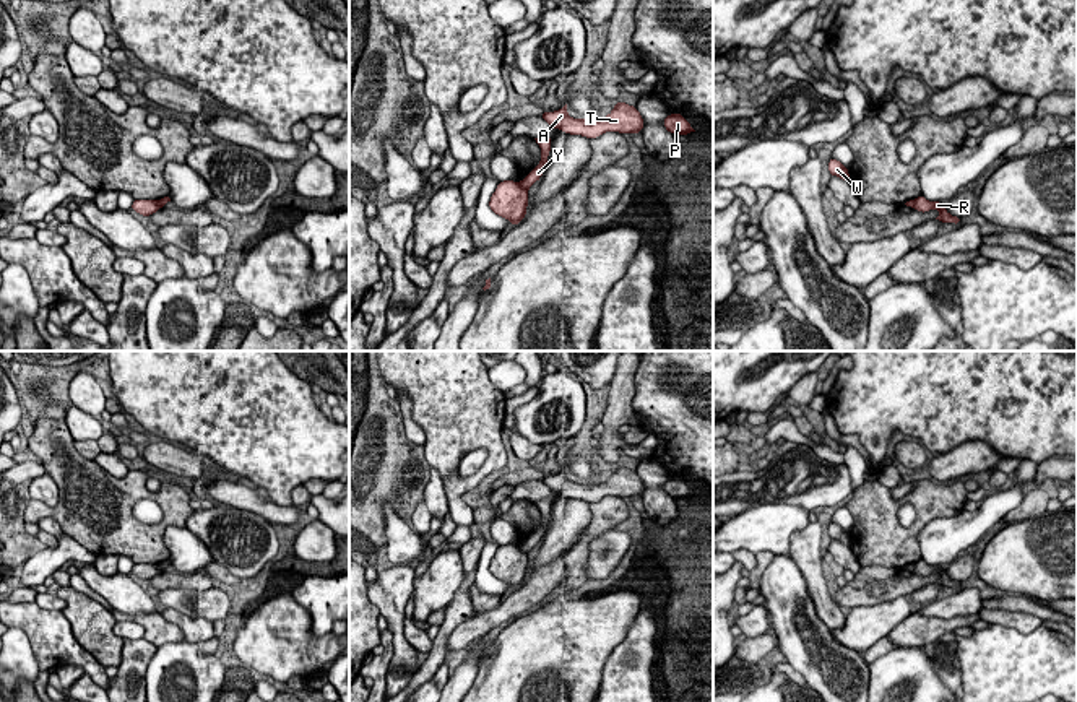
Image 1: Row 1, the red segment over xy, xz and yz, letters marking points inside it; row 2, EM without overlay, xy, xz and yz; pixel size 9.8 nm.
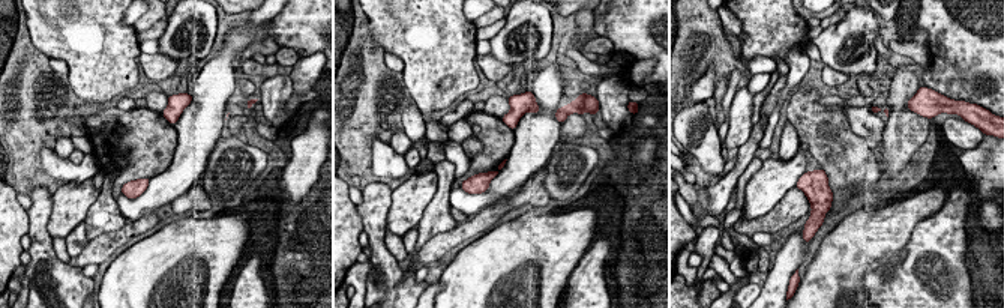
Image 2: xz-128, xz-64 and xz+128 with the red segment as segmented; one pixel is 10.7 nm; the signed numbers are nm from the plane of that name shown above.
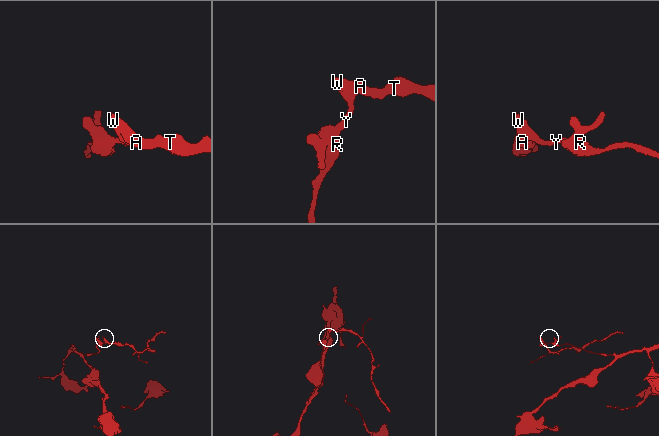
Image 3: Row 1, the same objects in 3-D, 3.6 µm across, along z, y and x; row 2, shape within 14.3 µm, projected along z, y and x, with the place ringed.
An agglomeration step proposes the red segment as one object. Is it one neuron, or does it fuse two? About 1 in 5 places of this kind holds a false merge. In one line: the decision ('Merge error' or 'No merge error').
Merge error

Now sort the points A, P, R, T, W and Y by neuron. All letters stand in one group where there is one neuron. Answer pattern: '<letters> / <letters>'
A P T W Y / R

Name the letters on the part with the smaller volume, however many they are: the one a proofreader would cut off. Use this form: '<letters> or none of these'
A, P, T, W, Y

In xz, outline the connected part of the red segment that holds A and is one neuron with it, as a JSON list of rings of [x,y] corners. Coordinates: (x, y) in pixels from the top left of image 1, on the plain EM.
[[[616,466],[612,476],[601,484],[573,483],[567,478],[567,468],[554,476],[541,476],[541,481],[564,497],[586,502],[598,502],[604,496],[640,497],[645,489],[637,471],[625,466]]]

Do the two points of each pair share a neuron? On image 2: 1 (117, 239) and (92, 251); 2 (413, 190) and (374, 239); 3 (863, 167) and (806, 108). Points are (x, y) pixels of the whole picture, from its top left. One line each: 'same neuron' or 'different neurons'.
1: same neuron
2: different neurons
3: same neuron

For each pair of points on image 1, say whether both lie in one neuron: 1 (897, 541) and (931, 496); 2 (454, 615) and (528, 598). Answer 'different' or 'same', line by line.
1: same
2: different

